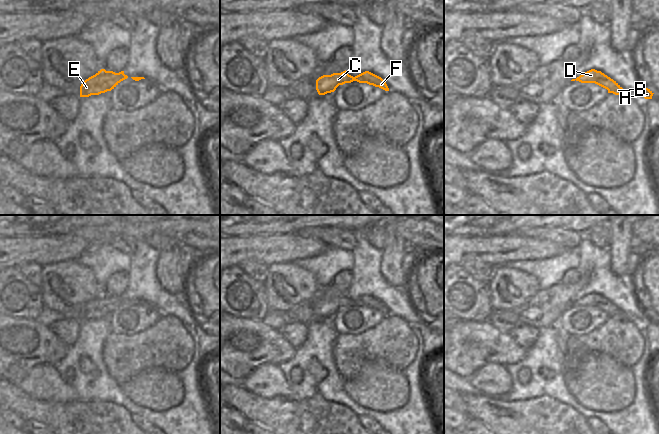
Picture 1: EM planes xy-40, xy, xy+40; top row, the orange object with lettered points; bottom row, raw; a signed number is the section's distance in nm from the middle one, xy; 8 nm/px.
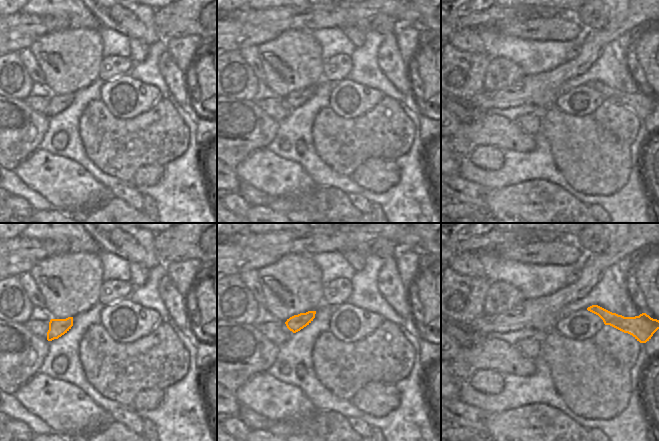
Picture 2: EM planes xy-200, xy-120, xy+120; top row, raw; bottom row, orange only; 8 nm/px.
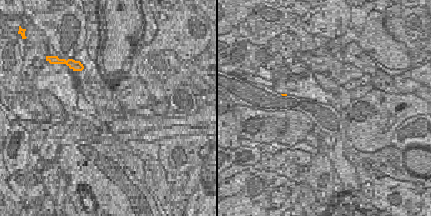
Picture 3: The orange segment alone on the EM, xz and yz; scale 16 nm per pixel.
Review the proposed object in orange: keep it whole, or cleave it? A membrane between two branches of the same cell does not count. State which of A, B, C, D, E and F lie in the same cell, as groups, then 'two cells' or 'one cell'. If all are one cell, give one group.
groups A B C D E F; one cell

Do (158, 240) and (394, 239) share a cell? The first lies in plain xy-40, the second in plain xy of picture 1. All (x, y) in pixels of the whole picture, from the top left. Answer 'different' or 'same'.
different

